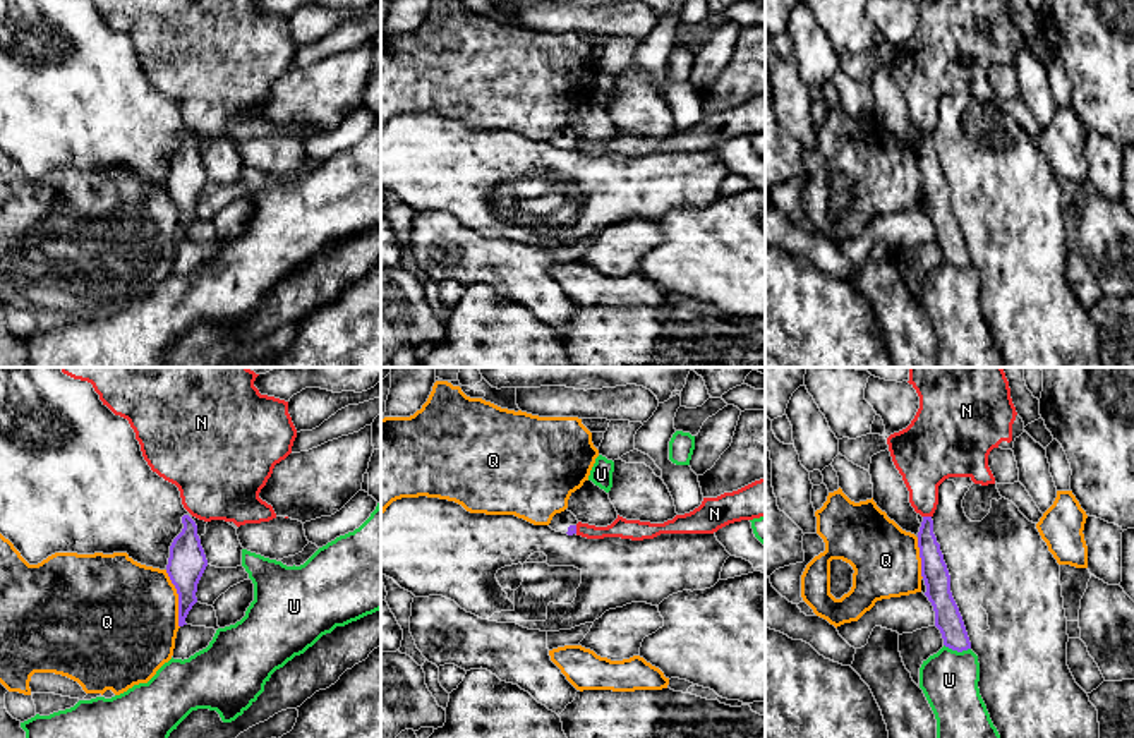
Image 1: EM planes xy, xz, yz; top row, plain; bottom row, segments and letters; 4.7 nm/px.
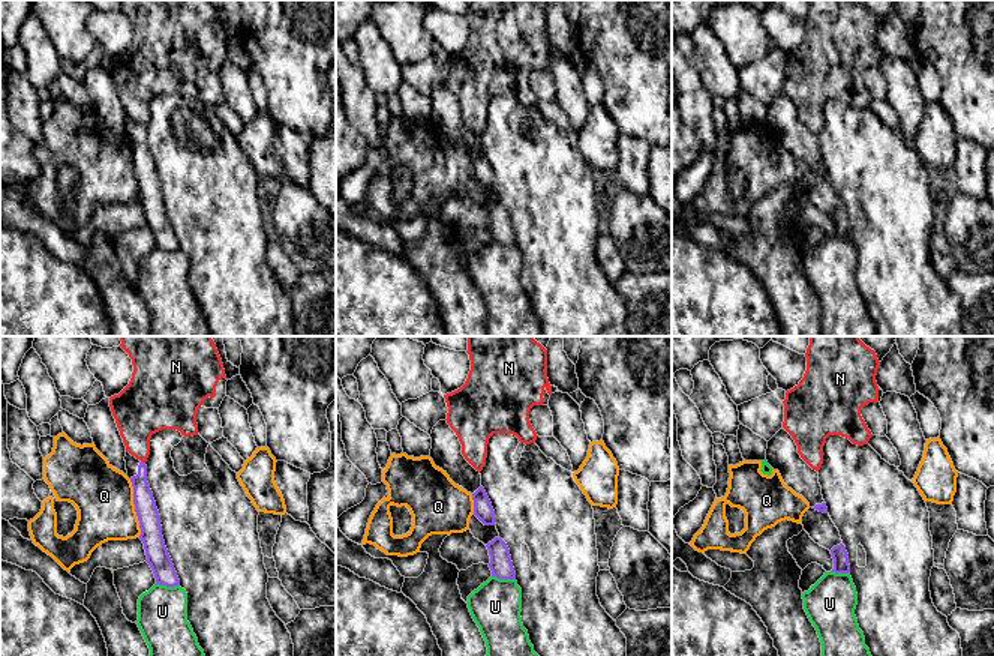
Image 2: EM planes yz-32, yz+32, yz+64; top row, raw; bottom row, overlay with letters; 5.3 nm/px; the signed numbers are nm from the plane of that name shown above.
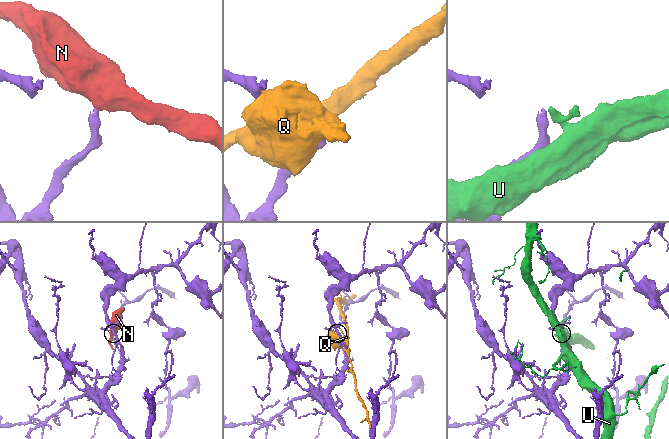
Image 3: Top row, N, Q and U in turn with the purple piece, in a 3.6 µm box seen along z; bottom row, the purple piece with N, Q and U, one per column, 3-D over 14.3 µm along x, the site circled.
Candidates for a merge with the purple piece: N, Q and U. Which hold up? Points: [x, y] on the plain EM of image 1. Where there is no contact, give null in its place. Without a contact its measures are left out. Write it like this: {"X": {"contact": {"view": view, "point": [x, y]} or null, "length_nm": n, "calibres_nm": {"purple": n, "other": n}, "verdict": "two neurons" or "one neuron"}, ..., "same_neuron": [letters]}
{"N": {"contact": {"view": "yz", "point": [927, 133]}, "length_nm": 40, "calibres_nm": {"purple": 120, "other": 240}, "verdict": "two neurons"}, "Q": {"contact": {"view": "xy", "point": [179, 215]}, "length_nm": 280, "calibres_nm": {"purple": 180, "other": 480}, "verdict": "two neurons"}, "U": {"contact": {"view": "yz", "point": [958, 266]}, "length_nm": 130, "calibres_nm": {"purple": 130, "other": 280}, "verdict": "two neurons"}, "same_neuron": []}

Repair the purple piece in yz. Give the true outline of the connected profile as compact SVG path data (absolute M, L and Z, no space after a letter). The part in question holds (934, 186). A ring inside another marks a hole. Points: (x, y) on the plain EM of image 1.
M923 132L918 148L918 163L921 173L921 192L926 201L925 211L935 227L935 242L940 245L944 261L962 268L971 264L971 257L950 208L950 191L933 149L932 132Z

